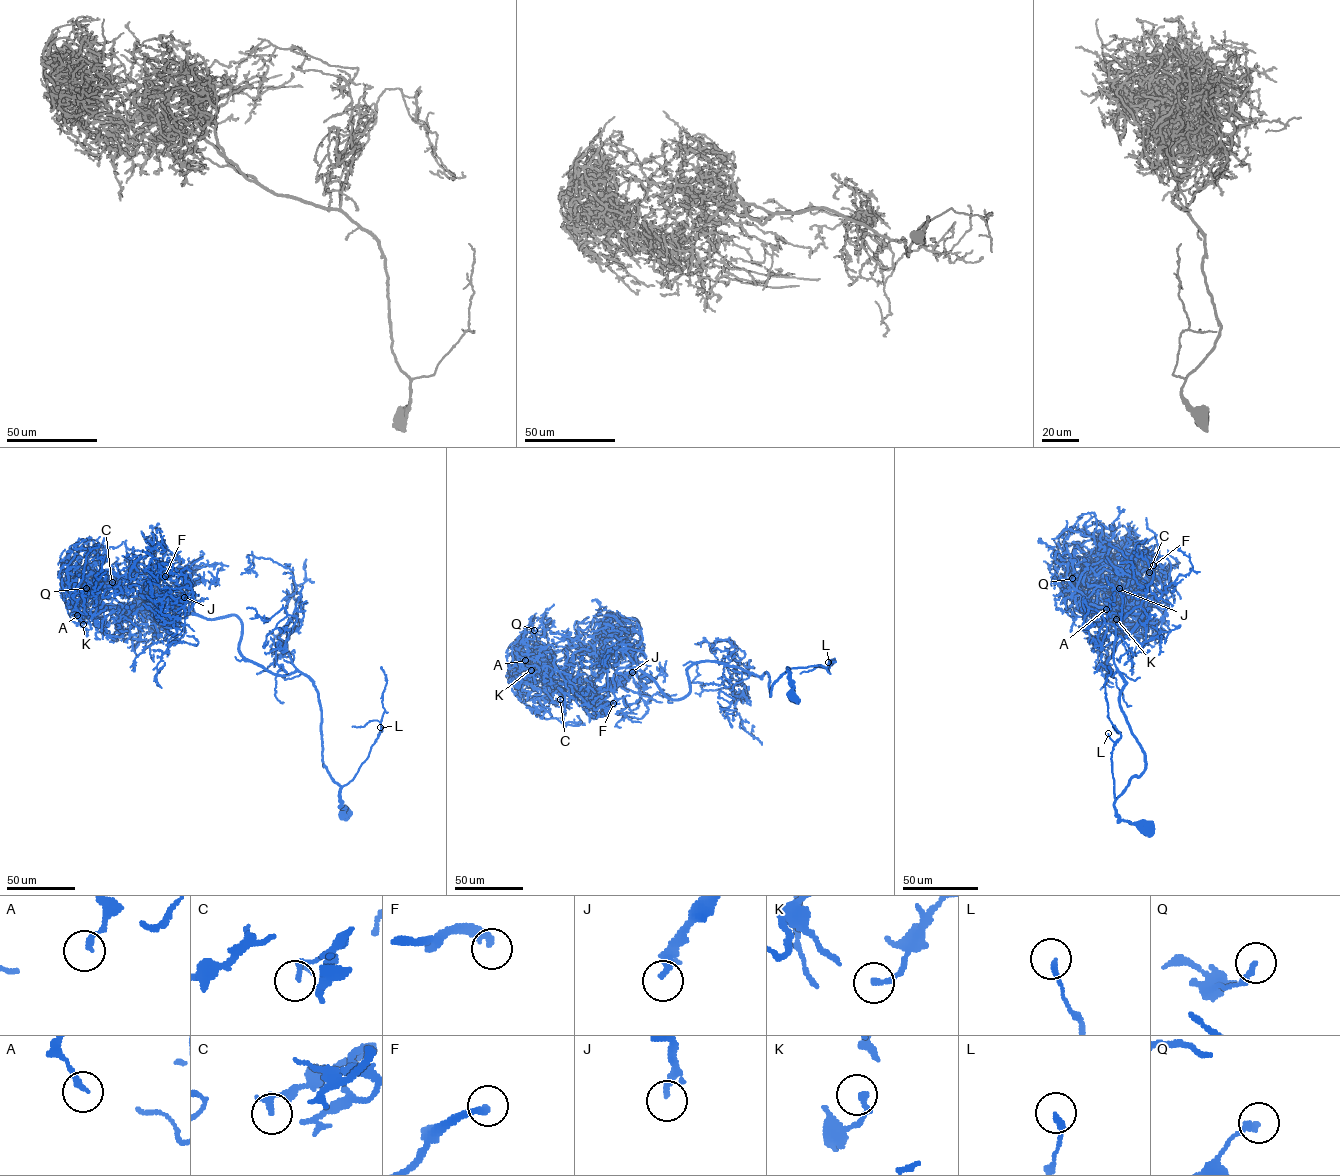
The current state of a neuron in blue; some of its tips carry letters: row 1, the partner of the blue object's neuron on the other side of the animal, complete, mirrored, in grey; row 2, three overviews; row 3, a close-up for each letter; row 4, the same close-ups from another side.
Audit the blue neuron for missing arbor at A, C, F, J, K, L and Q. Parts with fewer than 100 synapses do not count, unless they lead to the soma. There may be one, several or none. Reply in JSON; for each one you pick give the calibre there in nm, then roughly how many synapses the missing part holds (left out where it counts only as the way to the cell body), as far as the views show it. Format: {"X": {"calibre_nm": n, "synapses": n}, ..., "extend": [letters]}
{"F": {"calibre_nm": 260, "synapses": 200}, "extend": ["F"]}

